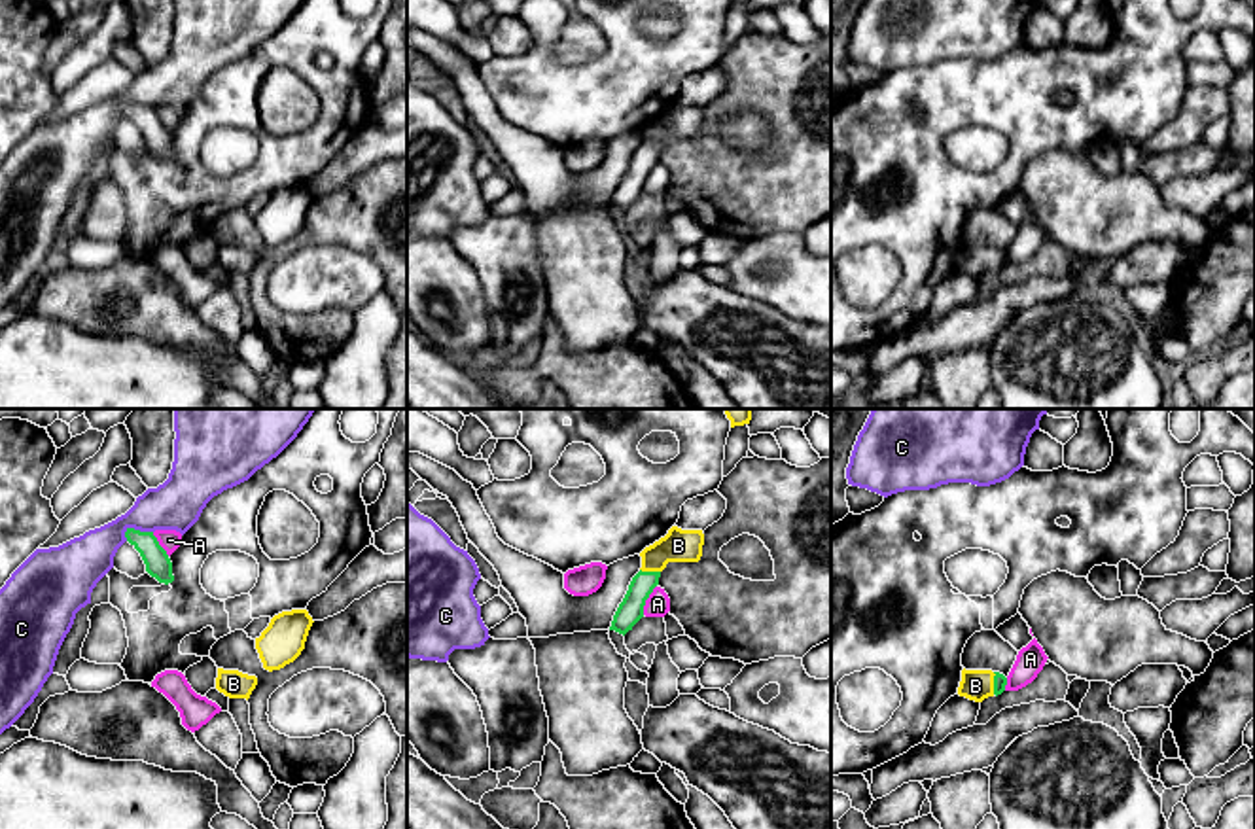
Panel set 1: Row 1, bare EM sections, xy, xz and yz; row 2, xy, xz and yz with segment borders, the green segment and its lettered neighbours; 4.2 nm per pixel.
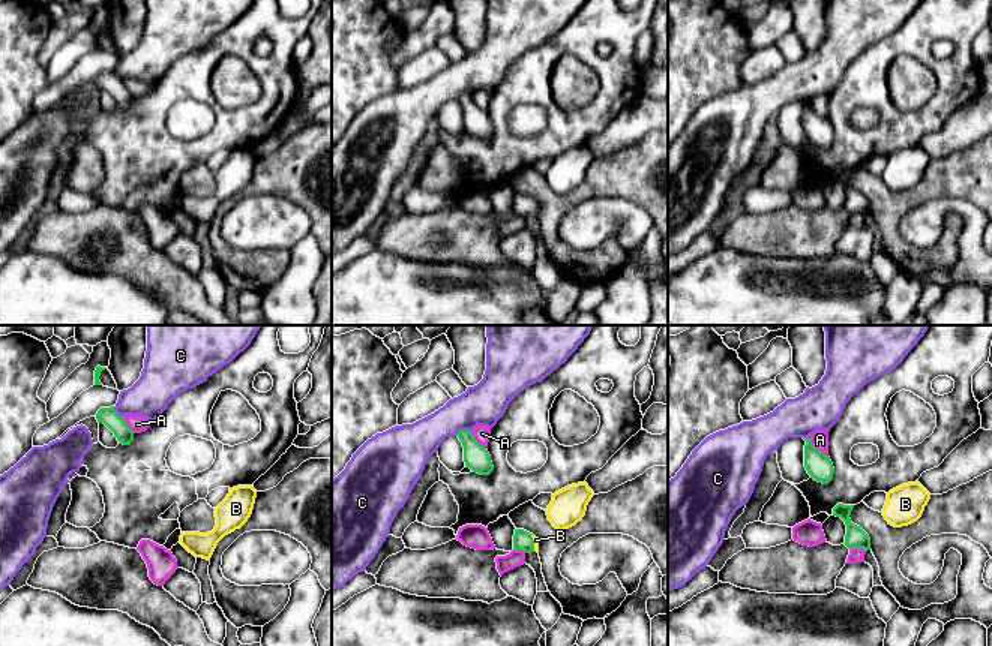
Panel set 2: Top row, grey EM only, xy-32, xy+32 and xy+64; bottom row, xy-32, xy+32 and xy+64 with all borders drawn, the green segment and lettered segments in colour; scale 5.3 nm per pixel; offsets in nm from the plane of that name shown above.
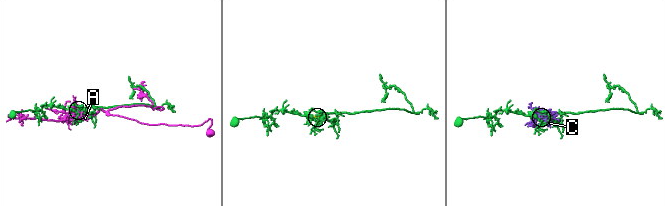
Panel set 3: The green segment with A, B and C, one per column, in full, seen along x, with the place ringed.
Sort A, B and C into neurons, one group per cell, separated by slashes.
A / B / C

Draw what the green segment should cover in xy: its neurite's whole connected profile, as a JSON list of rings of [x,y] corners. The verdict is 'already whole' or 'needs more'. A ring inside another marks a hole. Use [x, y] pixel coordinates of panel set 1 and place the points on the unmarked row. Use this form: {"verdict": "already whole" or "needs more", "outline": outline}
{"verdict": "already whole", "outline": [[[127,104],[125,108],[127,117],[140,129],[146,148],[155,153],[159,159],[172,159],[172,138],[167,127],[159,121],[153,108],[140,108],[134,104]]]}

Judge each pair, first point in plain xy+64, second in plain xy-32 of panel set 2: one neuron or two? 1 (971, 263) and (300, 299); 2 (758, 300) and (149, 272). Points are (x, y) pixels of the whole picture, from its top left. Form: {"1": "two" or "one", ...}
{"1": "two", "2": "two"}

